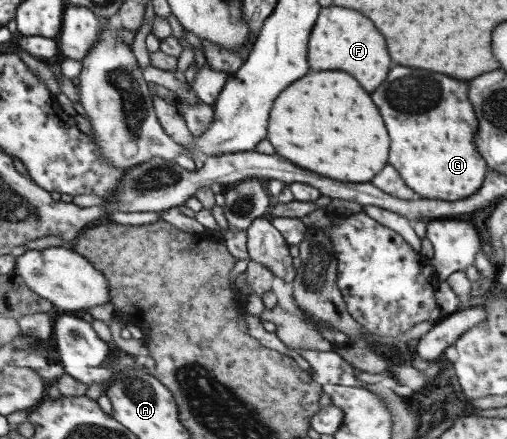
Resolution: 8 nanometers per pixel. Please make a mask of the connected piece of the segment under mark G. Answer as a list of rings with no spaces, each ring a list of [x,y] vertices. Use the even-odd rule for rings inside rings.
[[[392,67],[388,71],[388,77],[376,87],[376,91],[370,93],[388,129],[388,139],[390,139],[388,165],[392,165],[400,173],[402,181],[424,199],[446,199],[446,201],[464,199],[472,195],[484,181],[486,162],[476,153],[472,143],[476,131],[476,117],[466,97],[466,91],[468,85],[464,81],[452,79],[448,75],[410,69],[410,67]],[[438,89],[440,89],[440,101],[436,99],[436,105],[432,107],[432,91]]]

